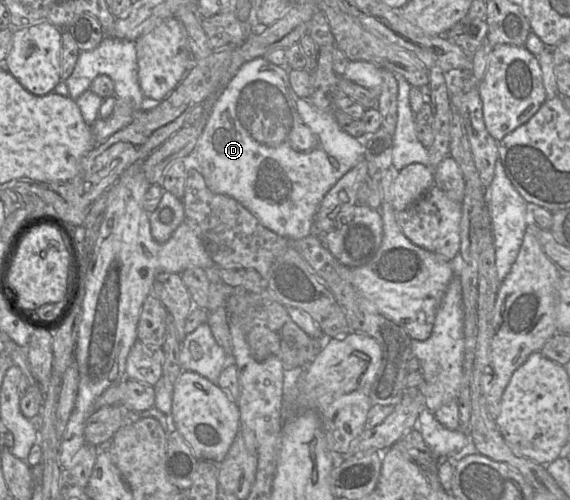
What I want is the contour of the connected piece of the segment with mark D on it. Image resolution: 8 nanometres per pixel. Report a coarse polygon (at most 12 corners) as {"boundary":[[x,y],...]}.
{"boundary":[[242,64],[192,154],[265,228],[315,233],[364,156],[288,69]]}

